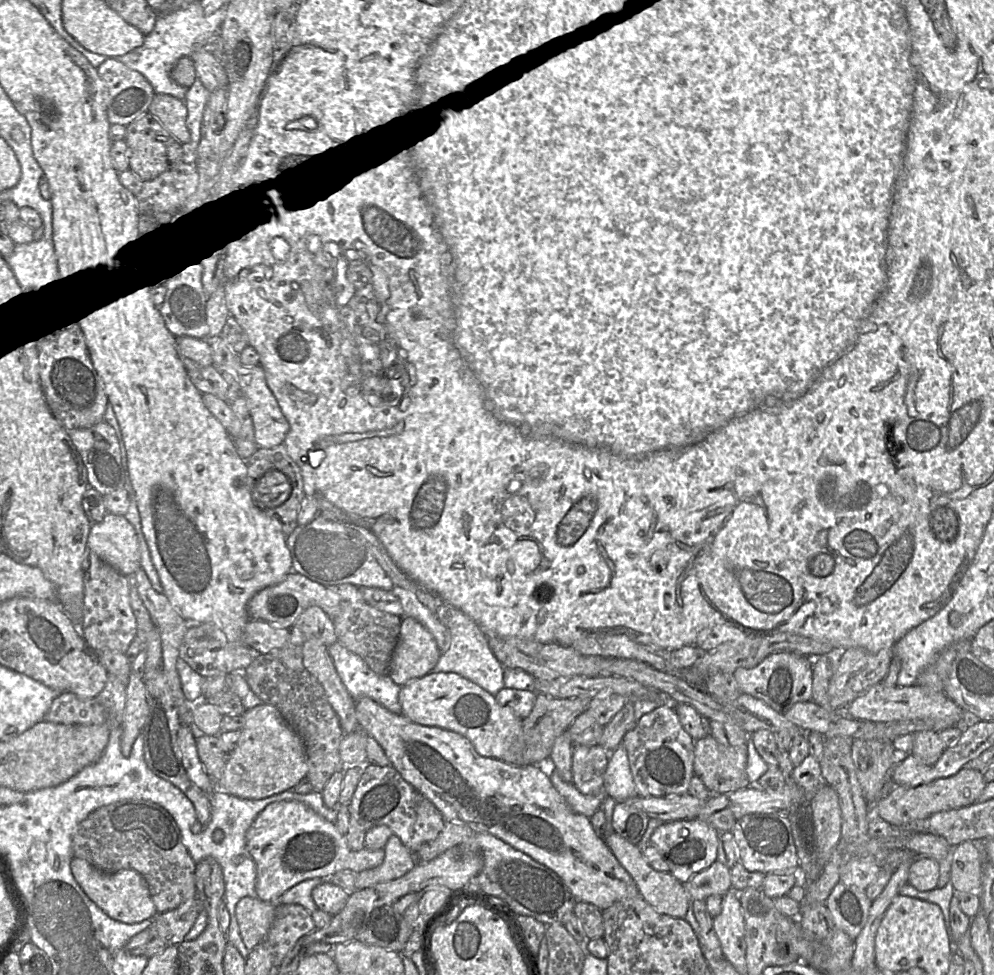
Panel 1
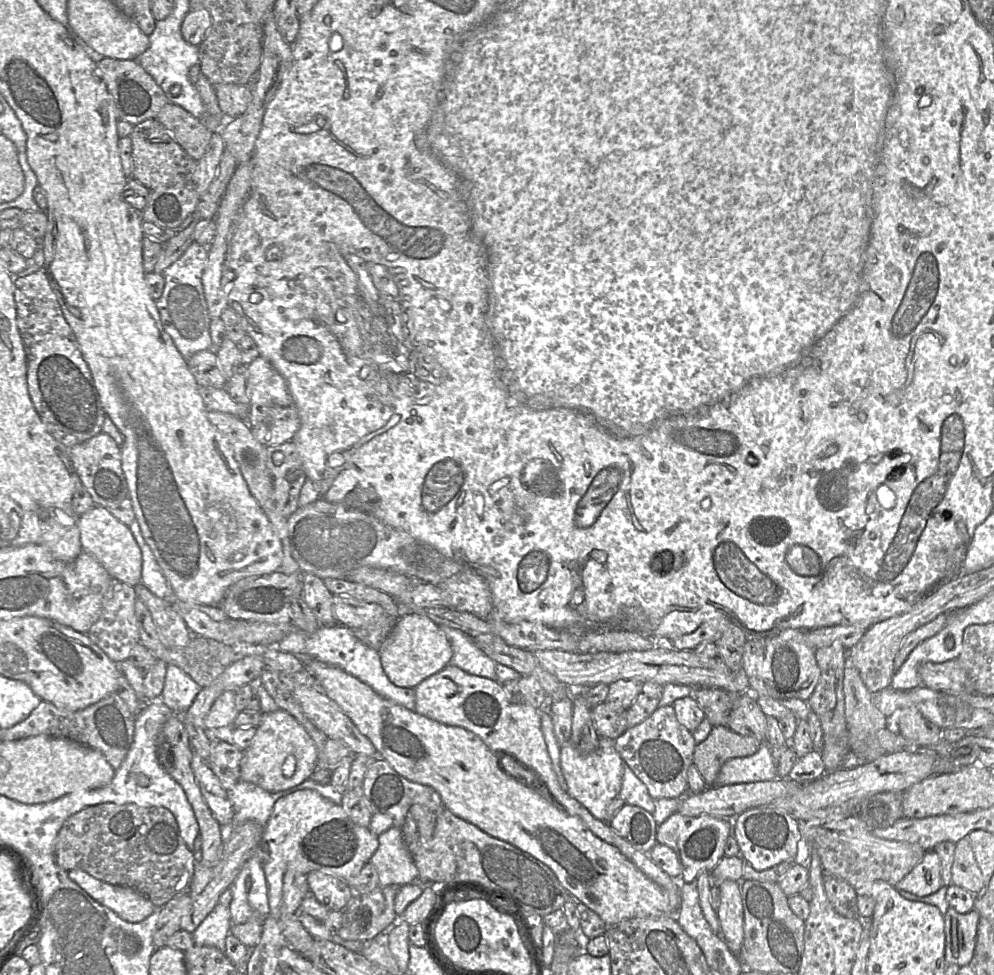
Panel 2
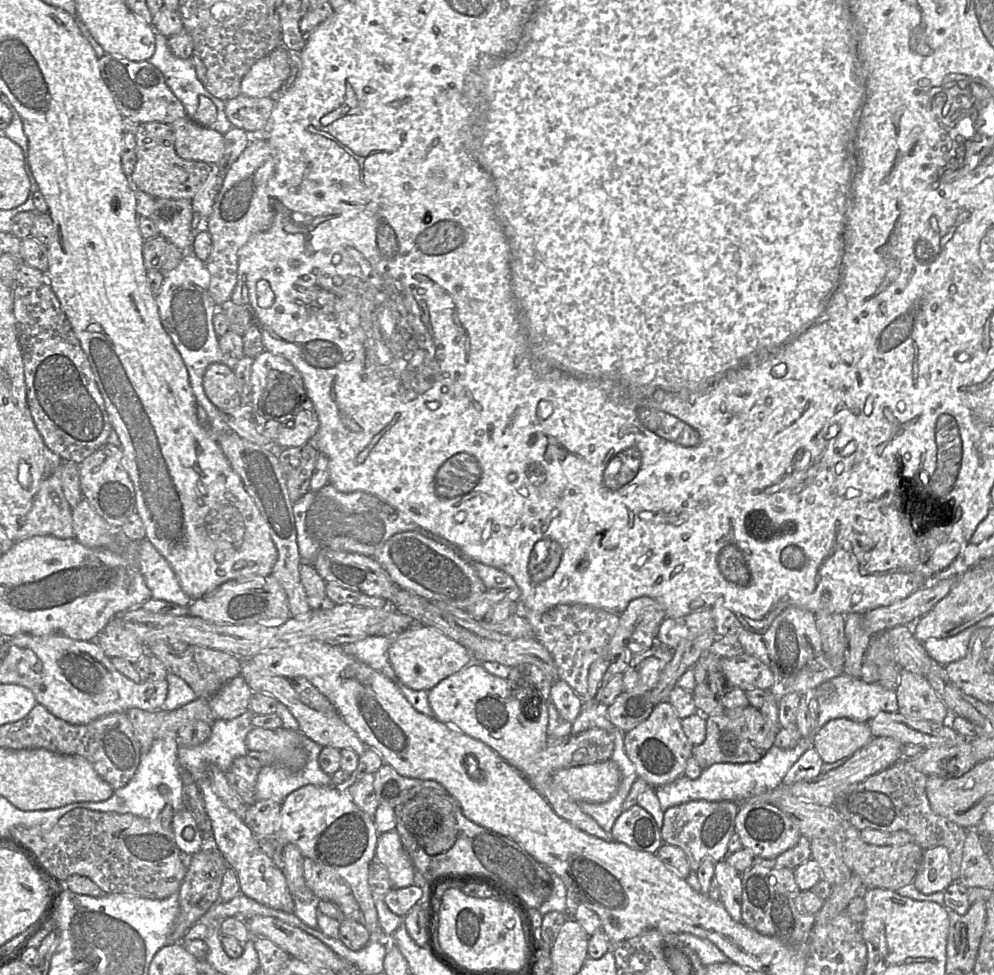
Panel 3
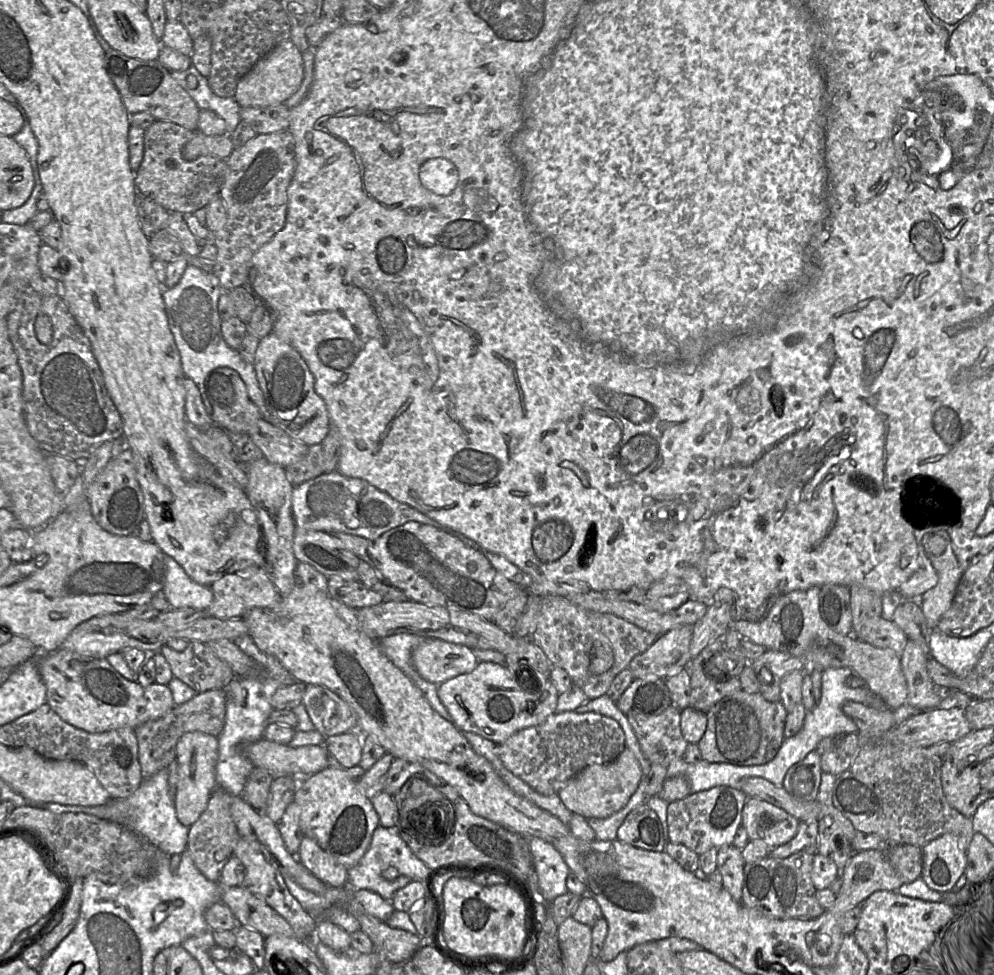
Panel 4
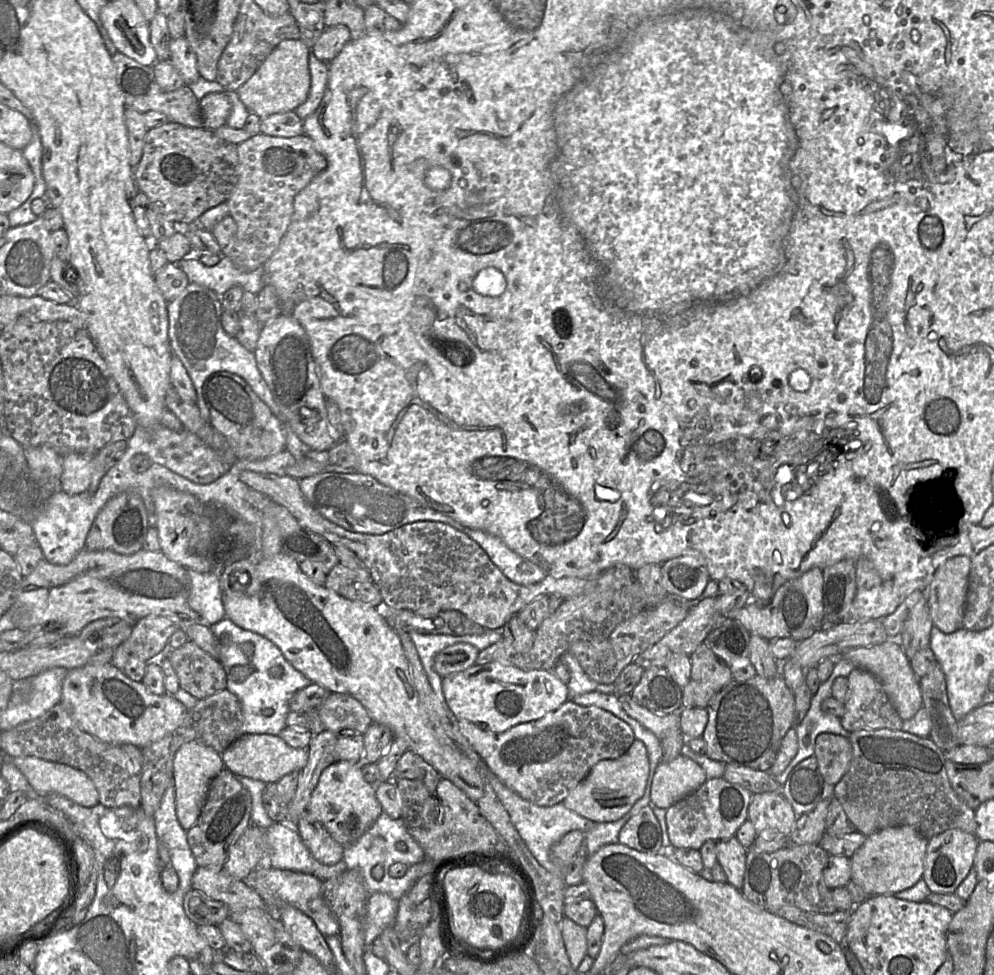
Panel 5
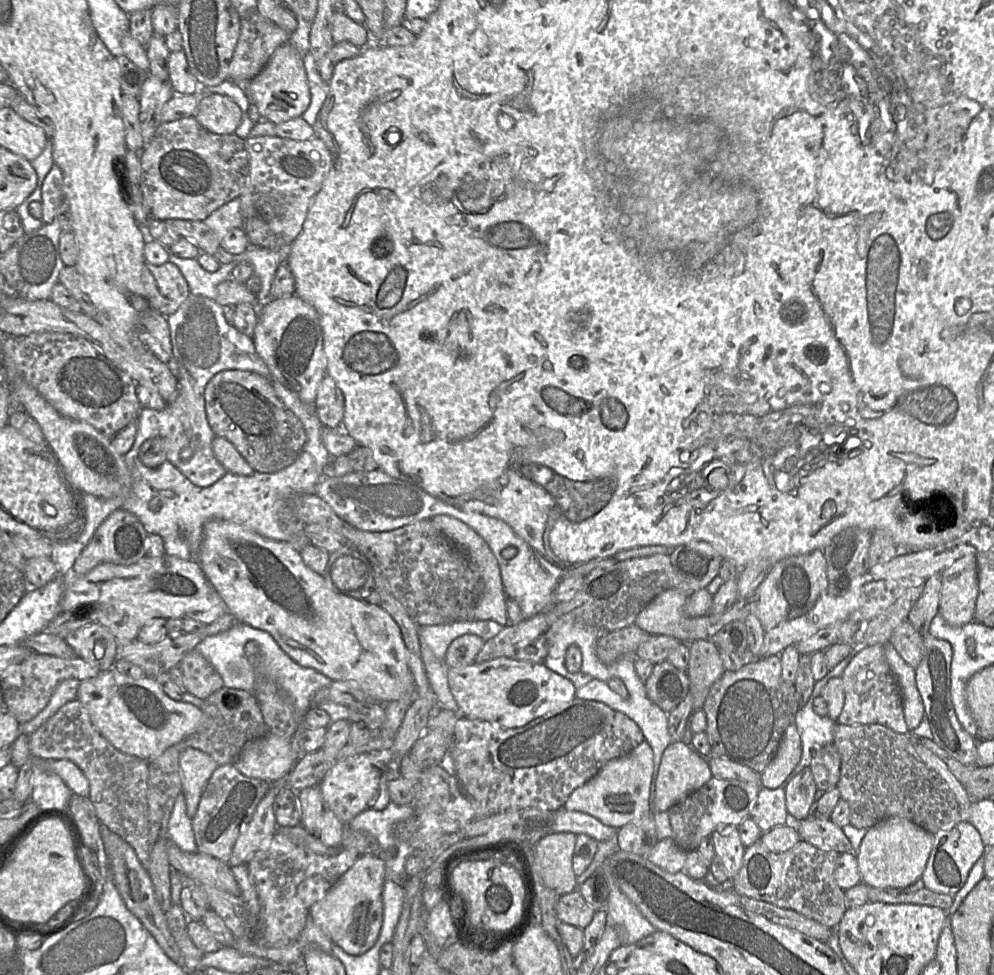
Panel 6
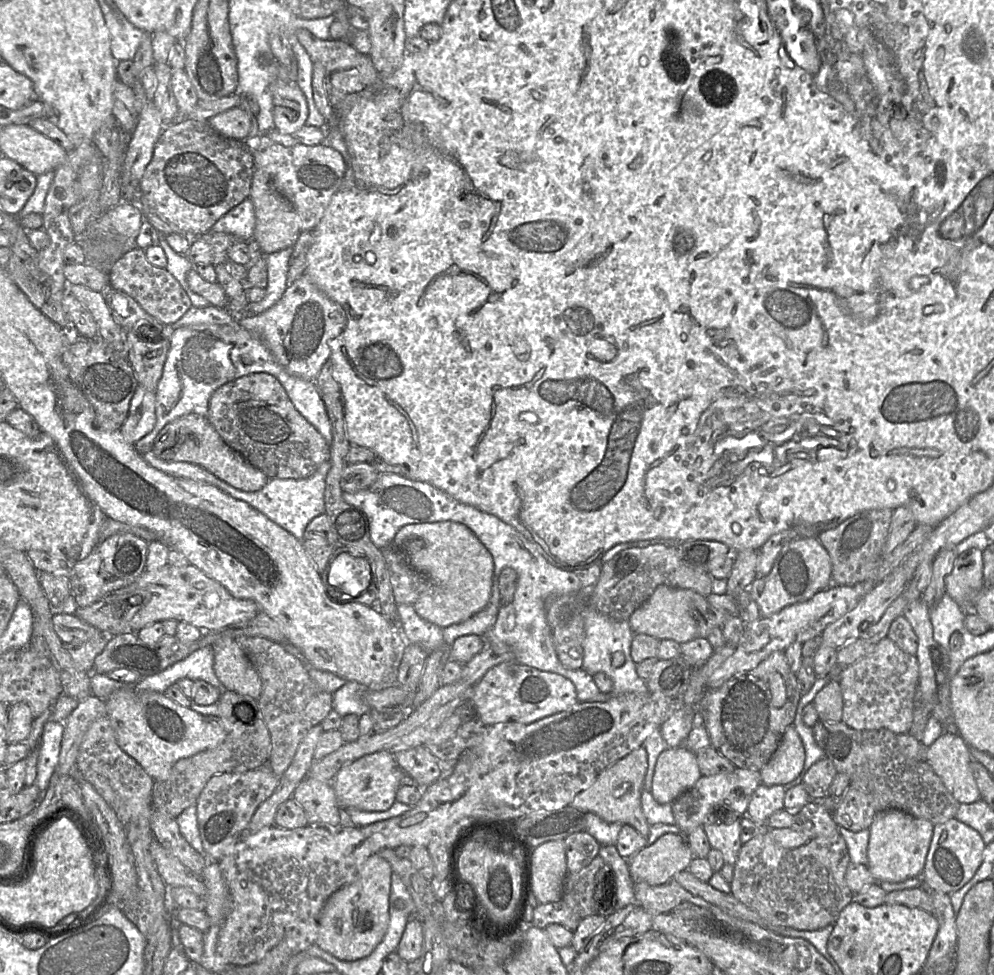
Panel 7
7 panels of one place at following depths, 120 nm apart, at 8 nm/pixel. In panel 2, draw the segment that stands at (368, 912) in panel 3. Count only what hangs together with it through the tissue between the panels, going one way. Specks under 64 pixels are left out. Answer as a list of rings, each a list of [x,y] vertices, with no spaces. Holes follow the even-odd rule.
[[[312,789],[297,790],[275,802],[271,815],[264,825],[257,857],[266,879],[269,914],[280,922],[281,932],[285,938],[284,946],[288,946],[304,958],[306,958],[305,954],[314,946],[314,938],[304,929],[294,914],[281,915],[282,882],[285,871],[292,870],[304,875],[311,871],[319,871],[347,882],[347,880],[359,874],[362,867],[370,861],[378,846],[378,838],[370,831],[369,827],[361,827],[355,824],[340,804],[324,798]]]

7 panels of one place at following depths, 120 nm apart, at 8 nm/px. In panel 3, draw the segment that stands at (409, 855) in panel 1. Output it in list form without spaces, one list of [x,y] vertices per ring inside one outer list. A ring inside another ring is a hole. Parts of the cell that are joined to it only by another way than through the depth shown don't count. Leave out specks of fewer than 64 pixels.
[[[395,829],[378,835],[374,860],[386,867],[393,888],[414,885],[416,869]]]

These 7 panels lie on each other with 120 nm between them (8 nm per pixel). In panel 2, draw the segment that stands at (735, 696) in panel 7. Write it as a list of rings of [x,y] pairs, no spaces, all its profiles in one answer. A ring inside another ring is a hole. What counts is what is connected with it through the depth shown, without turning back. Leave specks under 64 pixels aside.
[[[713,726],[707,739],[696,745],[693,764],[707,787],[715,786],[721,766],[728,760],[755,754],[763,742],[742,736],[727,726]]]

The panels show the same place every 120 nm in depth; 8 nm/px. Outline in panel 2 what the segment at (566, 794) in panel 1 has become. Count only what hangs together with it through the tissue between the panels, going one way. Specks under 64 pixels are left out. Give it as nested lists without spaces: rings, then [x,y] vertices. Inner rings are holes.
[[[599,737],[597,748],[586,755],[580,754],[569,741],[561,748],[560,765],[567,784],[567,793],[584,806],[596,819],[605,819],[606,808],[618,797],[622,785],[625,763],[615,749],[615,739]]]

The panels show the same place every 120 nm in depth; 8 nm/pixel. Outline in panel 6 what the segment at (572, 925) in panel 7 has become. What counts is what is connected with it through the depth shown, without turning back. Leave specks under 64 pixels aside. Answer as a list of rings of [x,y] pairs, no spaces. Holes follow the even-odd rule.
[[[577,890],[561,895],[556,904],[558,921],[581,929],[584,929],[590,924],[594,913],[595,910],[585,901]]]

